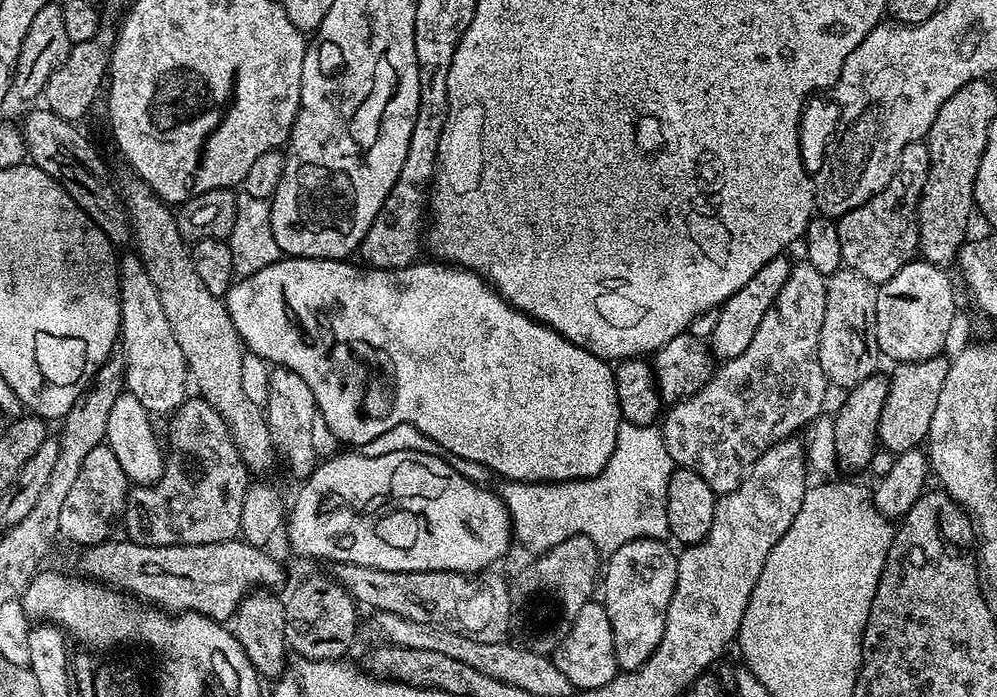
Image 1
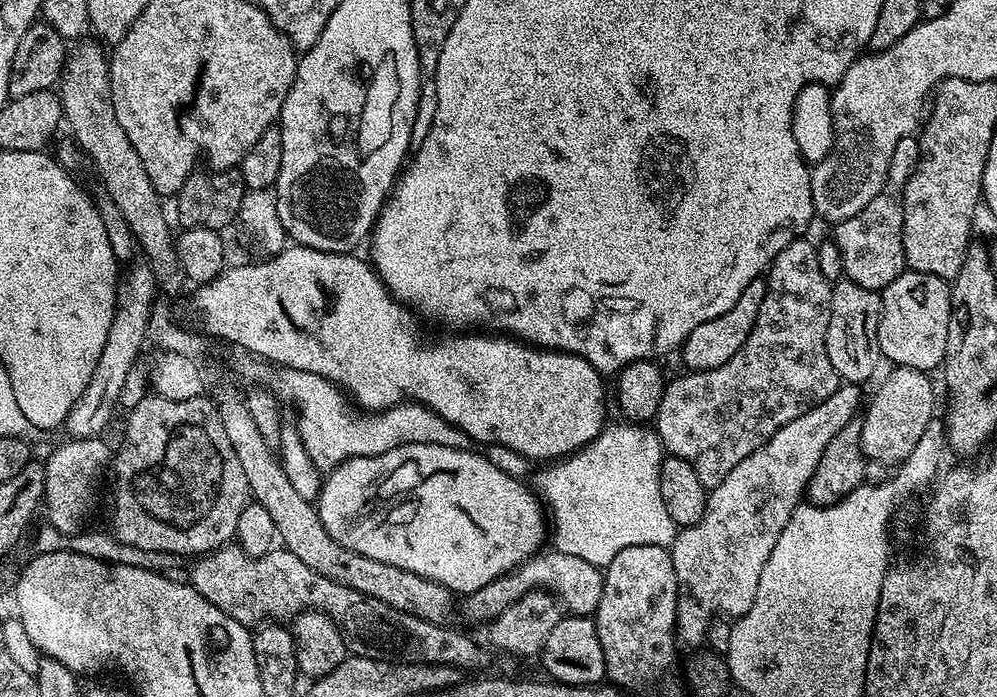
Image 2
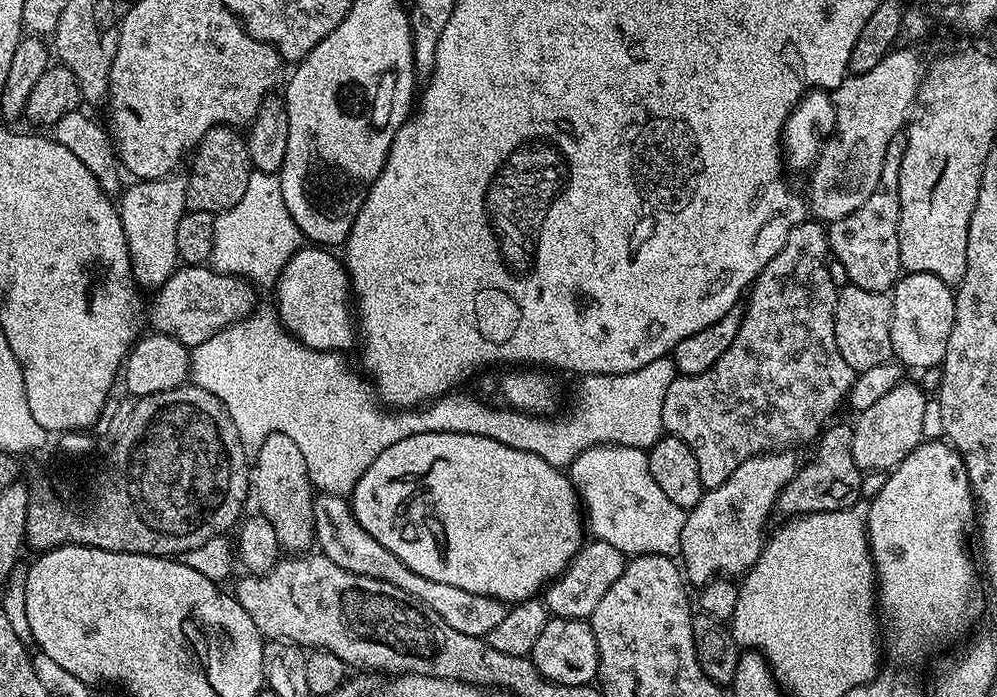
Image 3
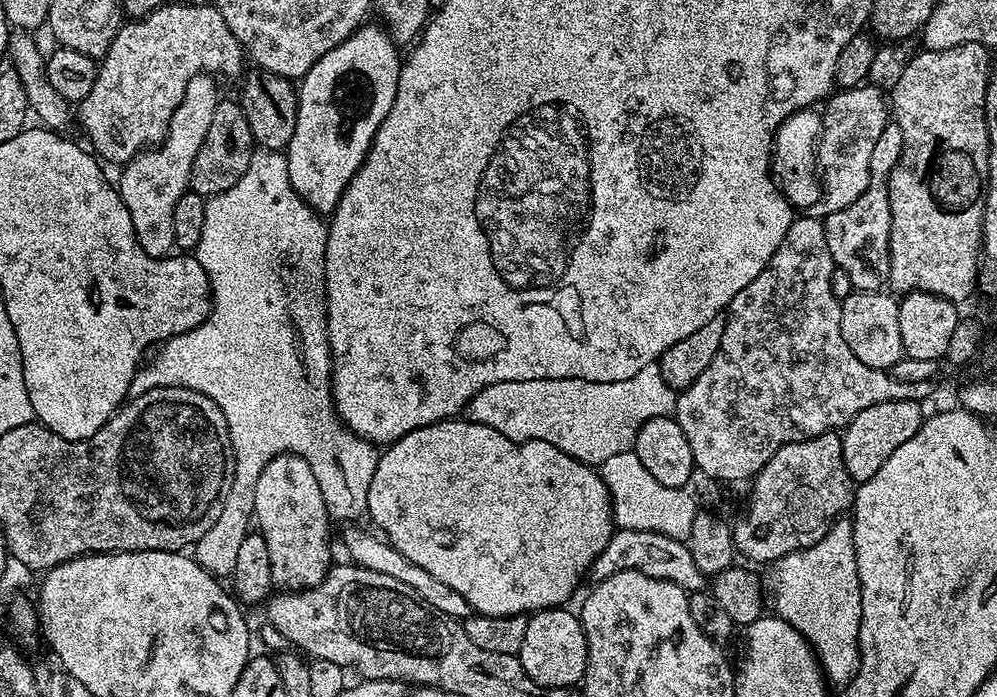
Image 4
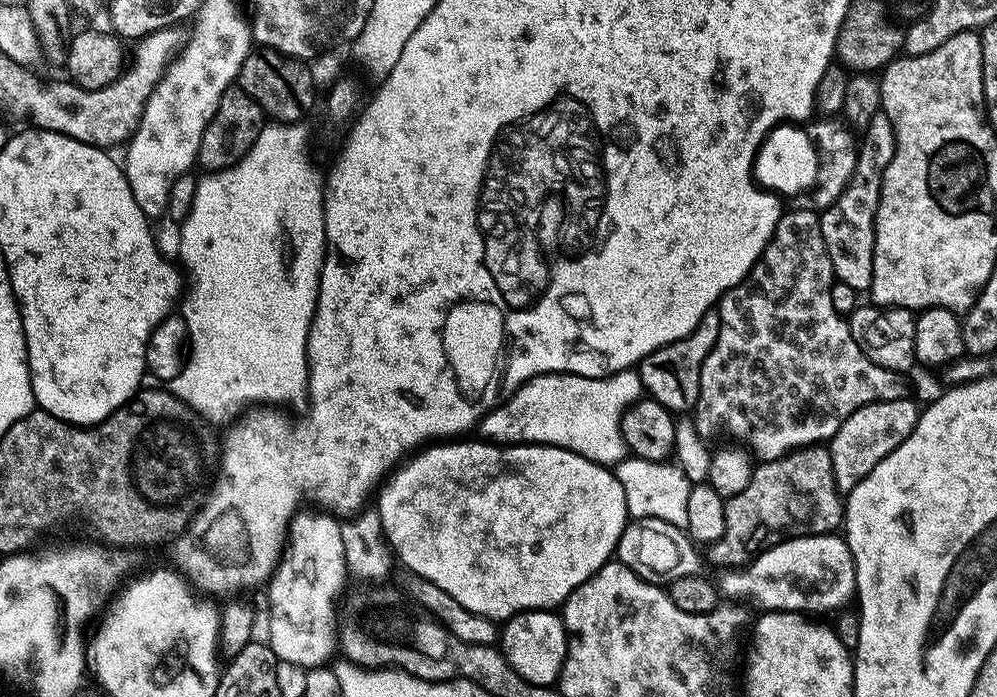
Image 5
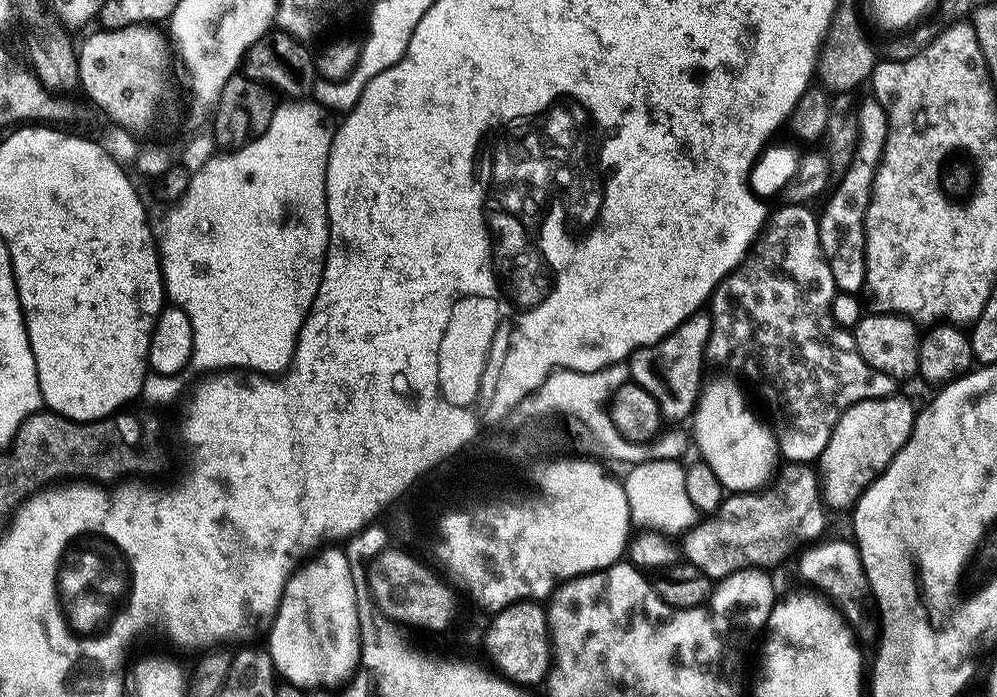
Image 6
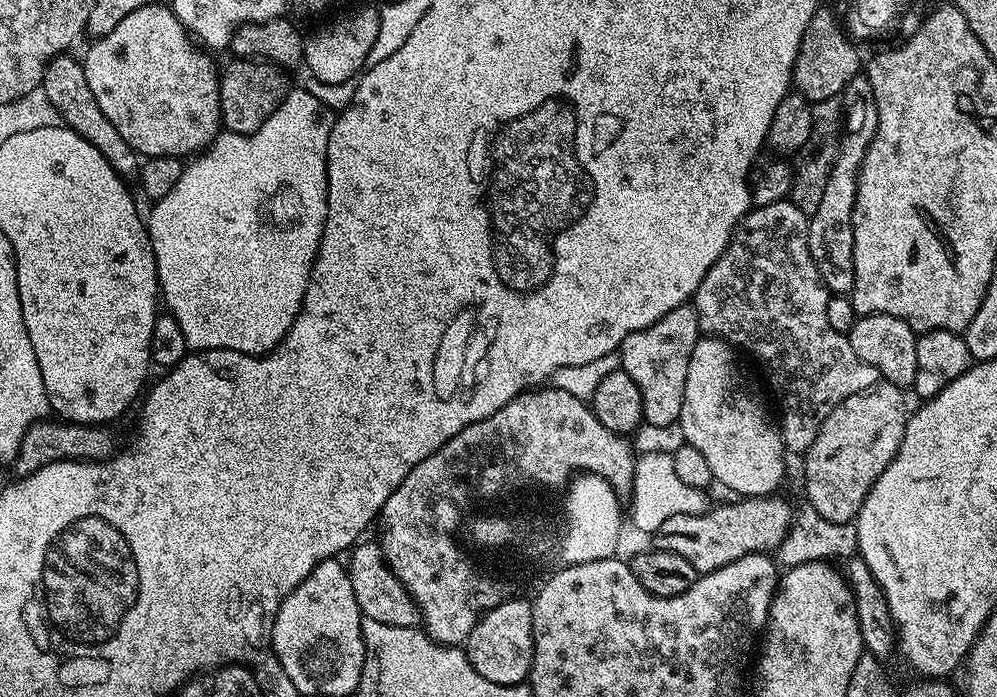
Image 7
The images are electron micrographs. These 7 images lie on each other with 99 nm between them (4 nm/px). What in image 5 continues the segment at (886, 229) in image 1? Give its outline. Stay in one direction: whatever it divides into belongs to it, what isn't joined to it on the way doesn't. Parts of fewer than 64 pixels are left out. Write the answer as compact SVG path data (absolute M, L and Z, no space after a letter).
M880 111L868 124L863 125L856 150L856 165L850 182L830 207L820 212L822 242L826 242L826 254L830 254L832 274L836 280L854 286L864 294L871 289L874 278L874 242L876 241L876 215L882 194L882 178L890 158L894 158L896 135L890 118Z

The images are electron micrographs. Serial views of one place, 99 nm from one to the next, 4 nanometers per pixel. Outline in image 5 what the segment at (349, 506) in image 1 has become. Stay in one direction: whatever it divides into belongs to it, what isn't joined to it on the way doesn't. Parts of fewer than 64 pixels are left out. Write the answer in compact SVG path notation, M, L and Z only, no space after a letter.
M452 438L447 442L432 442L421 447L415 454L409 455L383 481L380 492L380 520L378 526L384 531L395 559L400 560L421 581L429 580L438 586L438 590L446 590L458 606L466 606L474 614L482 614L486 618L503 622L519 612L535 612L537 610L556 610L563 605L565 598L571 594L586 578L590 578L603 564L613 559L618 538L622 538L622 530L630 519L626 506L626 494L622 490L622 482L618 482L615 471L603 464L595 464L570 450L562 450L549 444L509 444L501 446L484 438L464 440L468 438Z

